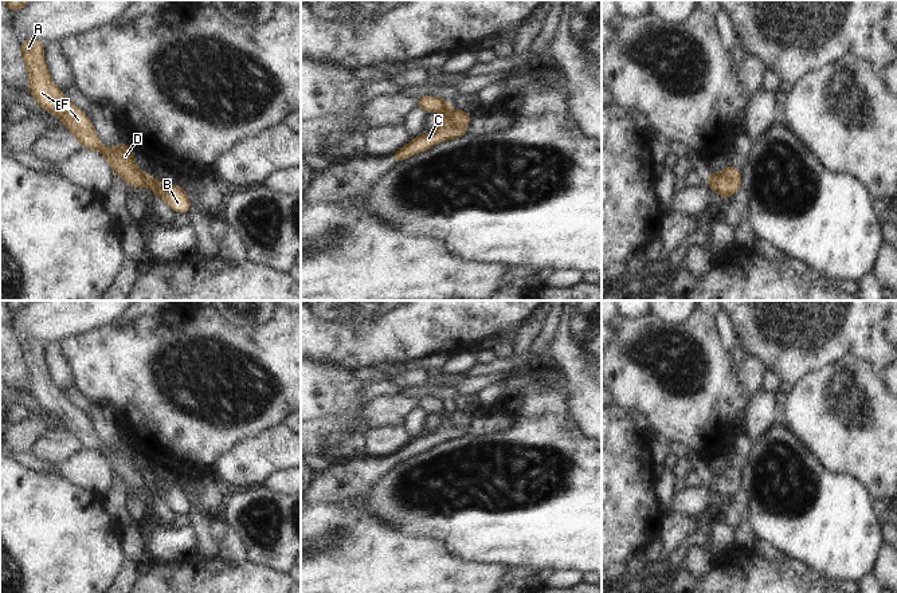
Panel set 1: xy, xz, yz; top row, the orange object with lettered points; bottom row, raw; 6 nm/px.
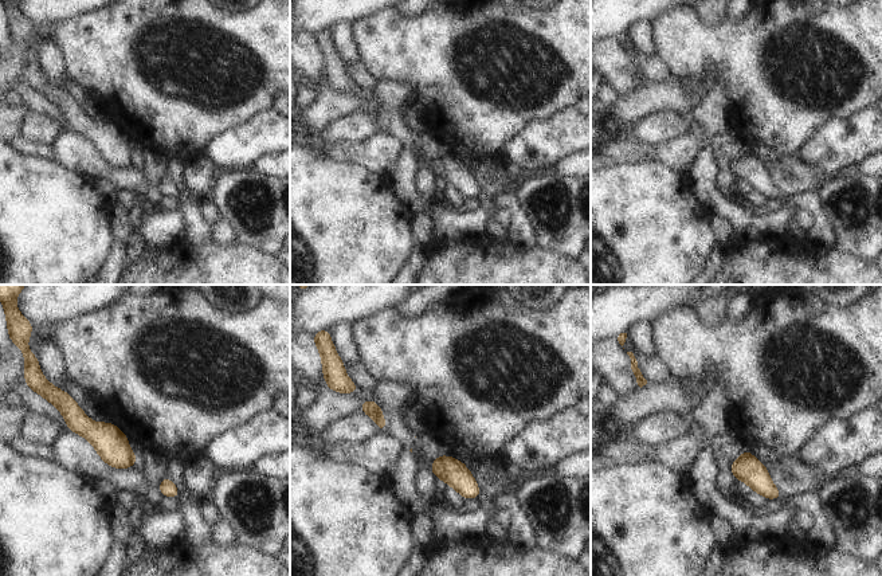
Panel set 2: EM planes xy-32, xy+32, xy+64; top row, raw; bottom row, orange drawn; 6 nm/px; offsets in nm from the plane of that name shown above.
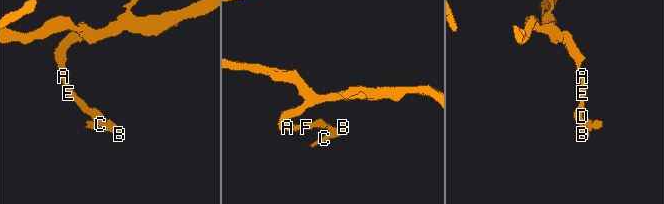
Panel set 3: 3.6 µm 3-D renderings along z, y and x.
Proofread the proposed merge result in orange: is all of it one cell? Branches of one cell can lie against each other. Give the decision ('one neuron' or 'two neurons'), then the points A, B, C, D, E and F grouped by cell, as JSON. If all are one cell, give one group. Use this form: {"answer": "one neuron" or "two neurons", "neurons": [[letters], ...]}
{"answer": "two neurons", "neurons": [["A", "D", "E", "F"], ["B", "C"]]}

